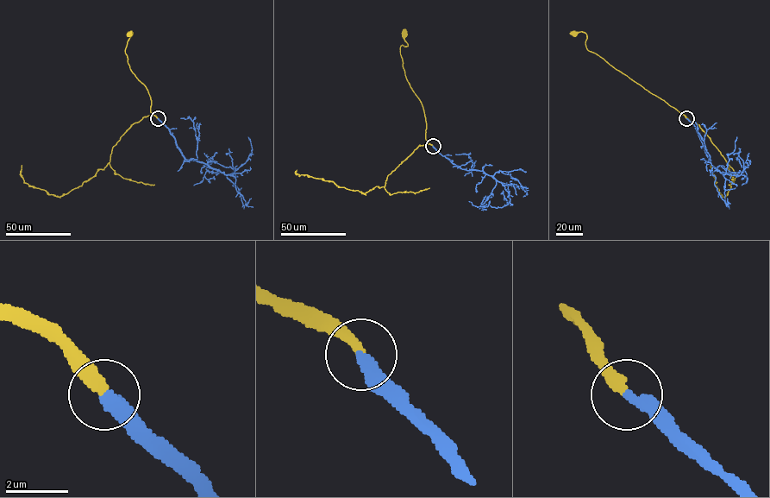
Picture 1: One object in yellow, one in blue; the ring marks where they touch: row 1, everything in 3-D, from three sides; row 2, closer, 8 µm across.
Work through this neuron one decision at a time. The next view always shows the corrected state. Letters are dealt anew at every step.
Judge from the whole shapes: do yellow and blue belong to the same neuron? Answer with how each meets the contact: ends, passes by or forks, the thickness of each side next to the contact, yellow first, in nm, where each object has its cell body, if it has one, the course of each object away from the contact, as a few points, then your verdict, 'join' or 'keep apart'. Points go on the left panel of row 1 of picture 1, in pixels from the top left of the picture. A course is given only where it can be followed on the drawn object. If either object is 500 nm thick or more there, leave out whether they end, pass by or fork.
yellow ends there; blue ends there; 320 nm thick on the yellow side, 360 nm on the other; cell body of yellow at (129, 34); no cell body on blue; yellow runs (158, 118), (151, 112), (147, 91), (128, 62), (125, 49), (133, 33), (129, 34); blue runs (158, 118), (168, 129), (186, 159), (202, 161), (222, 173), (234, 175), (230, 167), (208, 160), (208, 165); join

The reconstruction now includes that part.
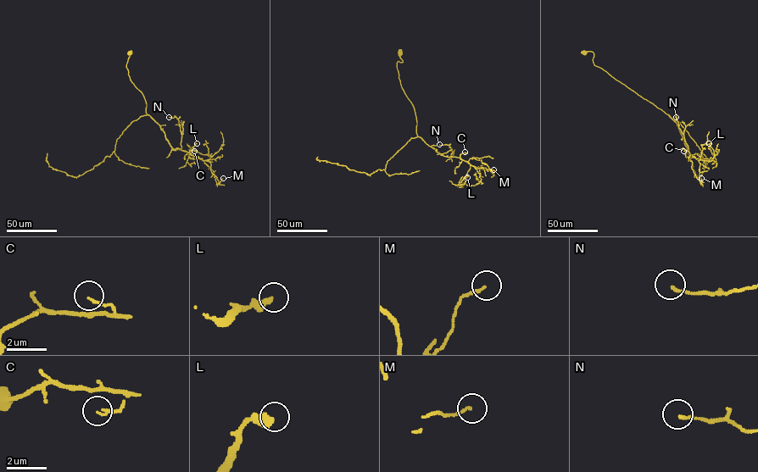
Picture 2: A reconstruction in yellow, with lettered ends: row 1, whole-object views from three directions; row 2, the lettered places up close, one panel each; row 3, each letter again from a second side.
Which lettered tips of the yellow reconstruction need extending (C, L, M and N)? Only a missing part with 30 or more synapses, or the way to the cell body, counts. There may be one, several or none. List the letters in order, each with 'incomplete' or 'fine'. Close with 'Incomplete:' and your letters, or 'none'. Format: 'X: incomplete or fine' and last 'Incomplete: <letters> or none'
C: fine
L: fine
M: fine
N: fine
Incomplete: none

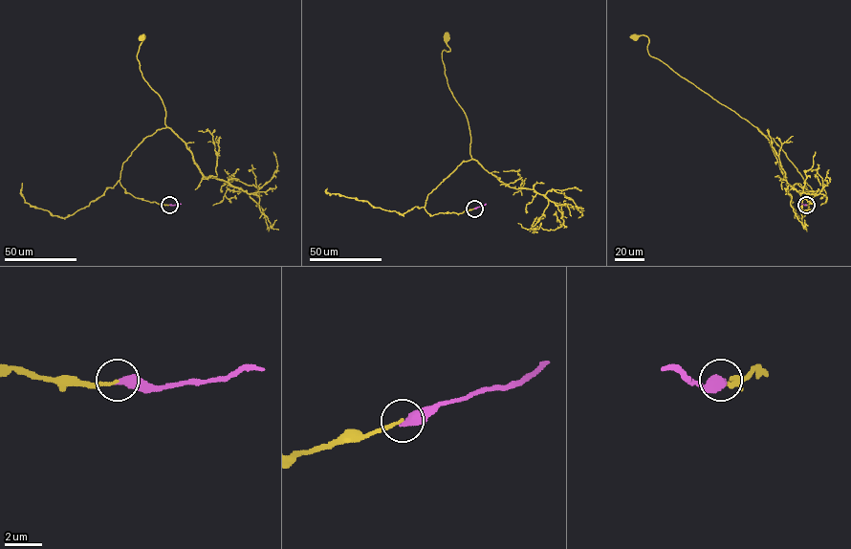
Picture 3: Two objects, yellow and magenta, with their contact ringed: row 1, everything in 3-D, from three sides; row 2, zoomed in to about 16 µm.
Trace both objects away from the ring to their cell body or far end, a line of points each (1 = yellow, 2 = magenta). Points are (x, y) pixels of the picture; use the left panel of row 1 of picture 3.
1: (169, 205), (134, 197), (120, 181), (131, 152), (166, 127), (162, 100), (140, 69), (141, 37)
2: (169, 205), (181, 204)

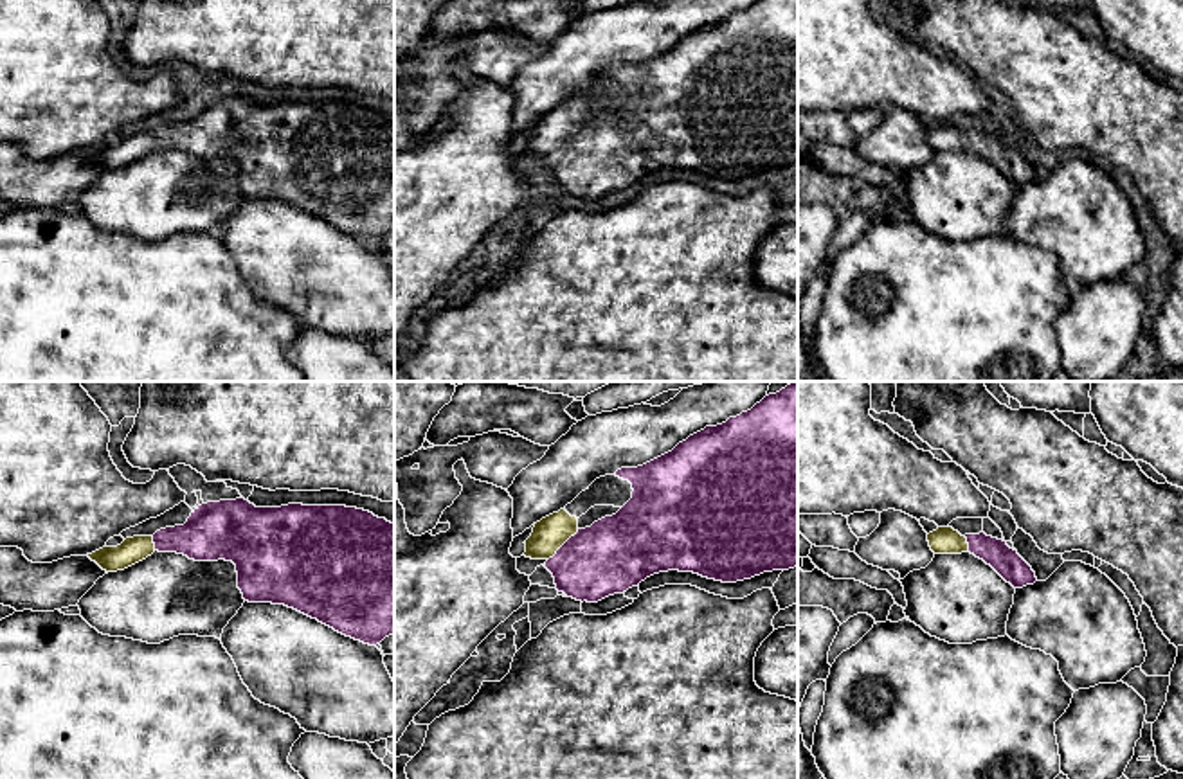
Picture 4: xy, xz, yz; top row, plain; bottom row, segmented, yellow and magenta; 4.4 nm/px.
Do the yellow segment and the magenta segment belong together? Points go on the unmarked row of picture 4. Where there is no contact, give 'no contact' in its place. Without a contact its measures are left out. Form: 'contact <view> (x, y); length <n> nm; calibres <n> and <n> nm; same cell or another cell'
contact xz (562, 141); length 200 nm; calibres 150 and 340 nm; same cell

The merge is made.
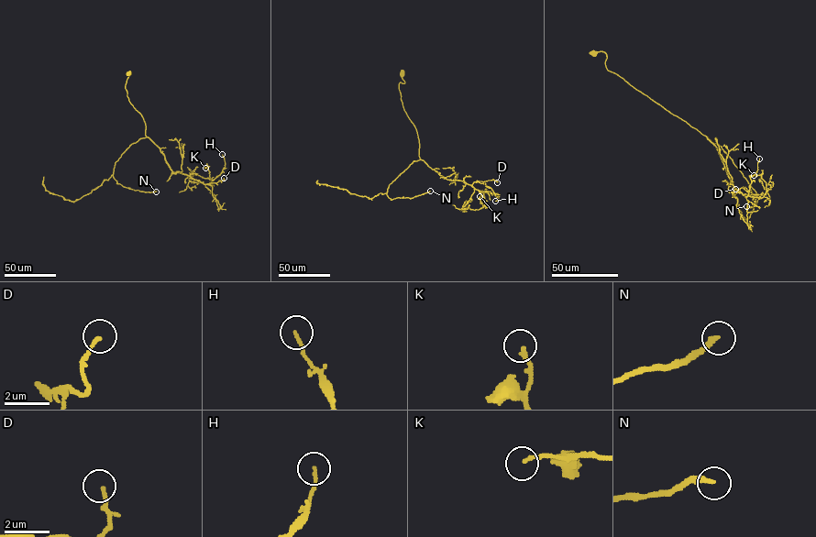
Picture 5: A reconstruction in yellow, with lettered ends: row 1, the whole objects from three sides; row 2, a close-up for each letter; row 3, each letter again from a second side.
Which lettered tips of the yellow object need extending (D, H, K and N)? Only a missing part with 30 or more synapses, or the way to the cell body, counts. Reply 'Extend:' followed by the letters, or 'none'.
Extend: N

